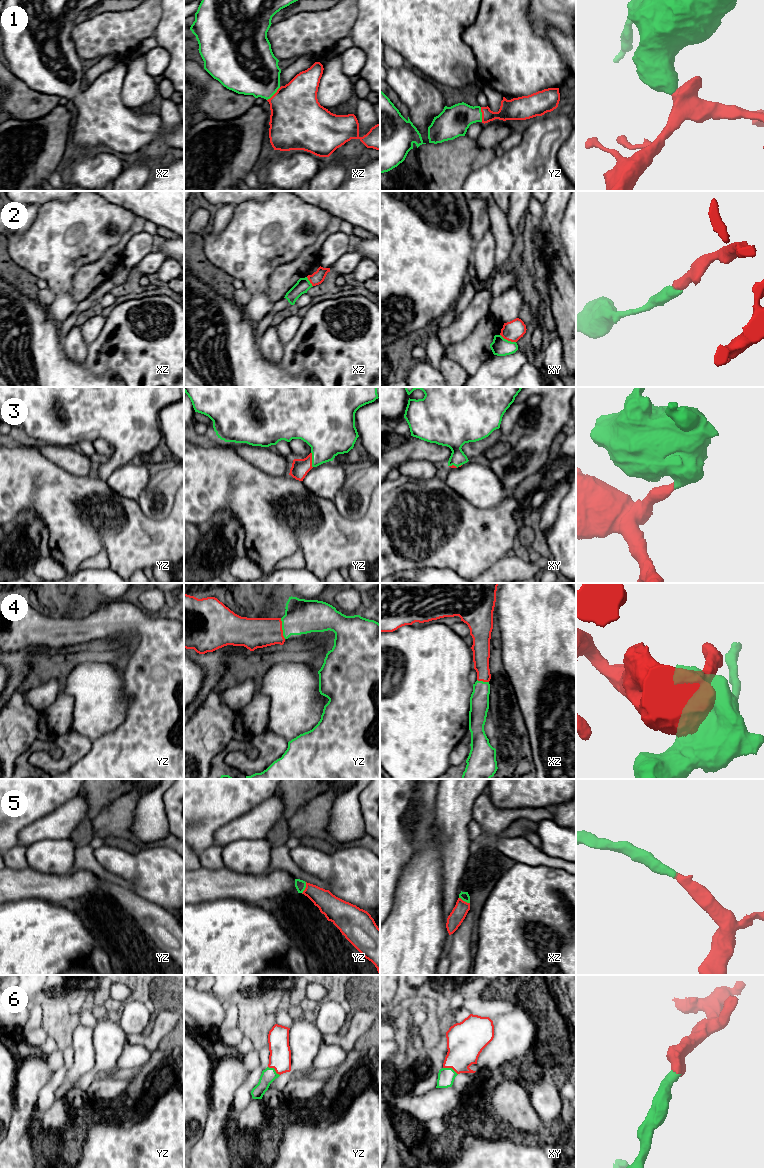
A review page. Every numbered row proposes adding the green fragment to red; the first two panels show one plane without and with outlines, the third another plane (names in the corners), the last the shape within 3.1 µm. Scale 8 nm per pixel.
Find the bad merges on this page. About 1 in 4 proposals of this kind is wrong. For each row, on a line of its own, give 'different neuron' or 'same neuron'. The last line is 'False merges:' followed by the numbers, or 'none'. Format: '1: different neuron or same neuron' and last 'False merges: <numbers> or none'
1: same neuron
2: different neuron
3: same neuron
4: same neuron
5: same neuron
6: same neuron
False merges: 2

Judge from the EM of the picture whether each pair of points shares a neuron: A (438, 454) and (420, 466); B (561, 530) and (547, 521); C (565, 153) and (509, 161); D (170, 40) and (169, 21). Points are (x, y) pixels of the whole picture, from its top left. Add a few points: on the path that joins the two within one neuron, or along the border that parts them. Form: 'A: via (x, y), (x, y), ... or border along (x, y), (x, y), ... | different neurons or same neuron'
A: border along (405, 462), (429, 460), (441, 466) | different neurons
B: border along (559, 502), (558, 514), (545, 539) | different neurons
C: border along (565, 140), (556, 156) | different neurons
D: via (170, 35), (170, 26) | same neuron

